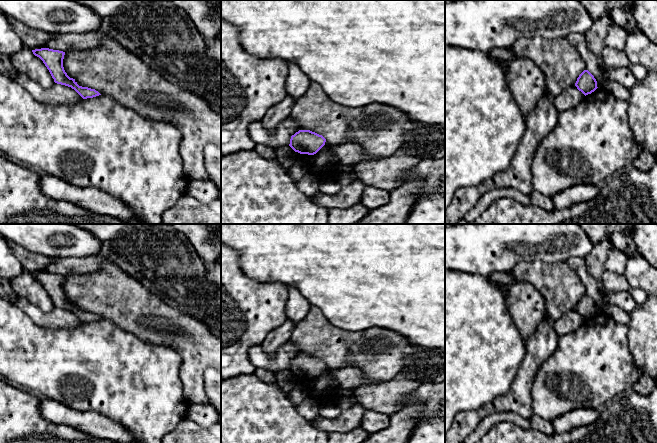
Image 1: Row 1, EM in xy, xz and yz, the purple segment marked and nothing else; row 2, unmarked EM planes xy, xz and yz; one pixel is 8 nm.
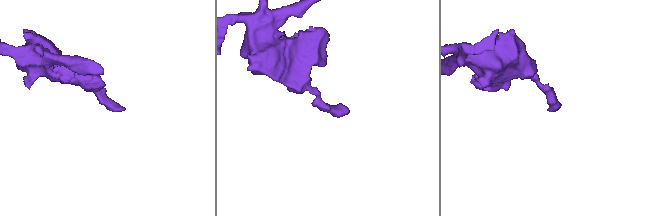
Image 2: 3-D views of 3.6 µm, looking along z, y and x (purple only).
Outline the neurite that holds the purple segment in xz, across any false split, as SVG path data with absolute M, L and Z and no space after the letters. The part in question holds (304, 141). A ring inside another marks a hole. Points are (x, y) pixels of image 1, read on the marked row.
M299 130L291 136L289 146L300 154L314 155L324 145L326 139L310 130Z

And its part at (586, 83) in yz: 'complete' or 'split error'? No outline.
complete

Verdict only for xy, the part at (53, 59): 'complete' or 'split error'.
complete

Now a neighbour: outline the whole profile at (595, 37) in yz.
M602 17L594 21L592 27L584 34L588 49L595 55L597 65L604 77L613 82L617 82L627 89L631 89L636 83L636 79L629 68L609 69L605 66L602 53L606 47L605 38L611 26L608 17Z

